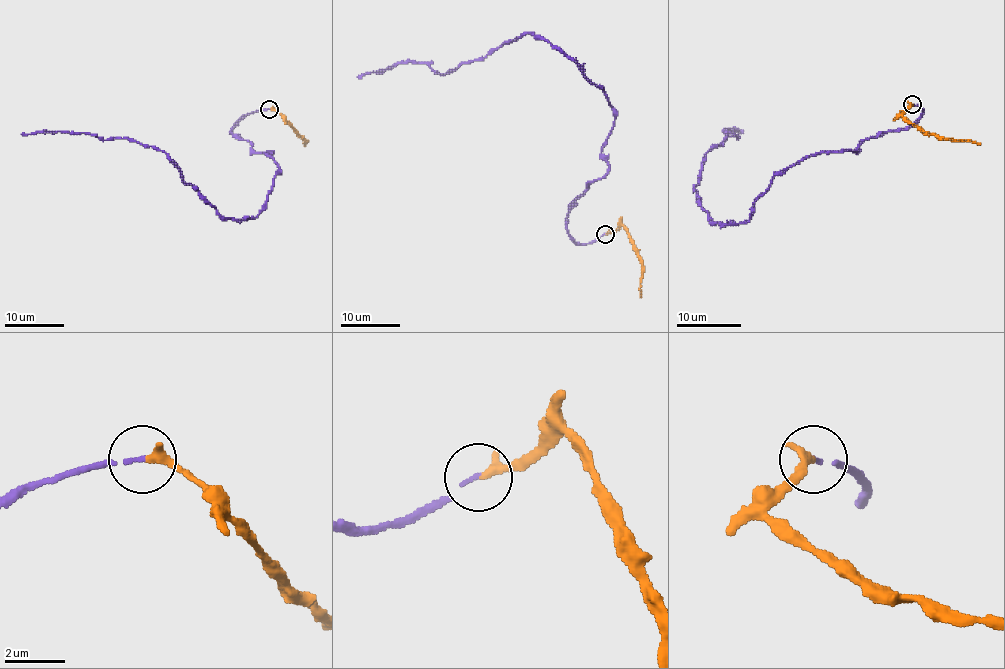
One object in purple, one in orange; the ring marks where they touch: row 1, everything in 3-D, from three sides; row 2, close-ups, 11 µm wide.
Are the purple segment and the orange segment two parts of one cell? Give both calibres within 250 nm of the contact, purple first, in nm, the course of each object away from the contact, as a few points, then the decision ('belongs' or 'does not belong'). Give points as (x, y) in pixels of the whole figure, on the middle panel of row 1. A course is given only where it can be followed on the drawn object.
calibres 120 and 280 nm; course purple (605, 234), (577, 243), (568, 208), (607, 172), (614, 109), (544, 39), (445, 74), (400, 62), (357, 77); course orange (605, 234), (614, 233), (622, 226), (634, 243), (641, 263), (641, 297); belongs

